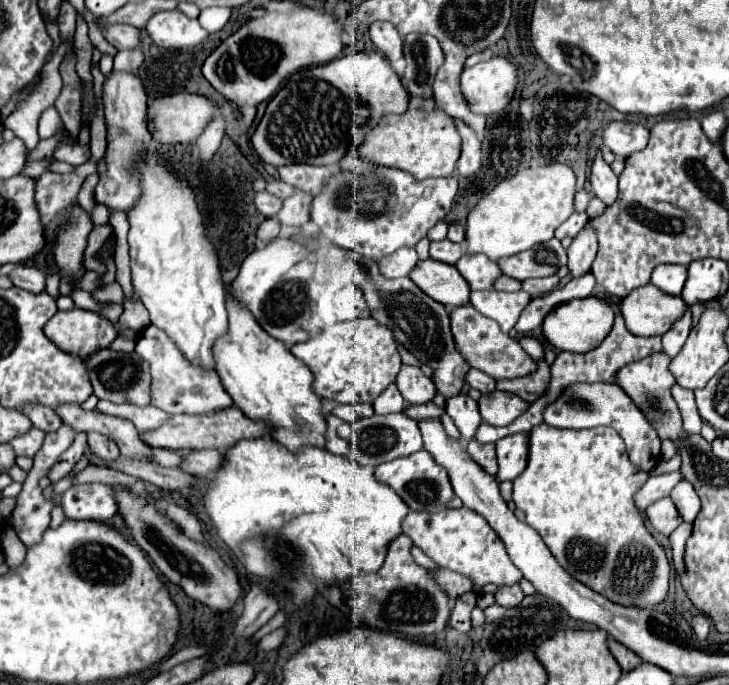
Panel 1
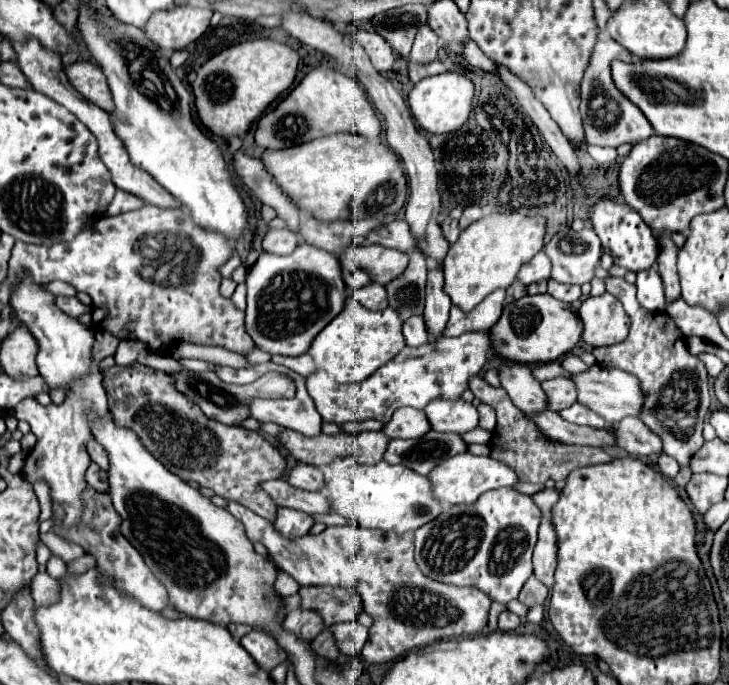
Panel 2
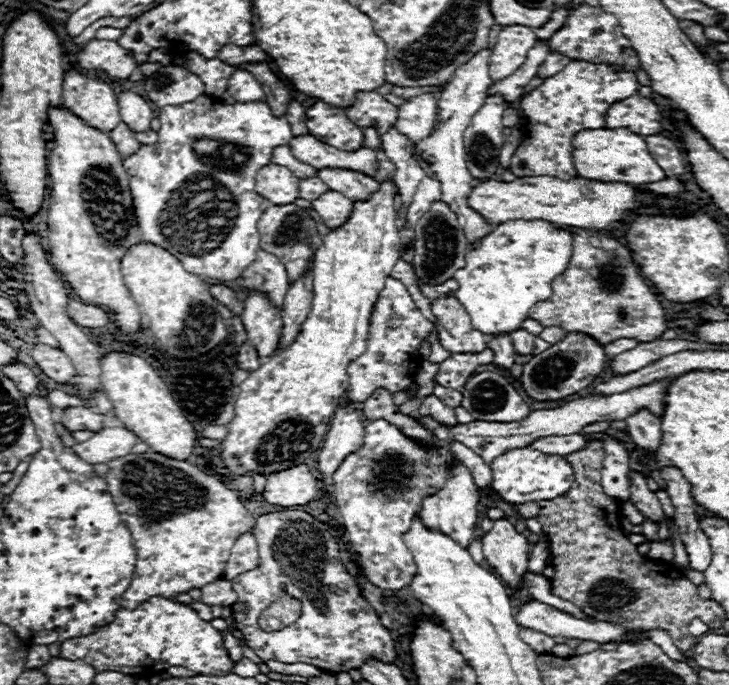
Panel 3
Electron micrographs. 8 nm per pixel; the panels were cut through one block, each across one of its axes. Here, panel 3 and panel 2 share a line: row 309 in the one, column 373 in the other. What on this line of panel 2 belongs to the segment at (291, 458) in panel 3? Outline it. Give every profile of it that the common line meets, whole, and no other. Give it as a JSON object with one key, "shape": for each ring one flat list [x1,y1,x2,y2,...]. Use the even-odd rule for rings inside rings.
{"shape":[[350,296,346,308,314,338,308,354,314,358,316,368,334,376,336,382,362,382,392,360,404,346,402,322,396,310,386,308,374,312,360,306,360,302]]}

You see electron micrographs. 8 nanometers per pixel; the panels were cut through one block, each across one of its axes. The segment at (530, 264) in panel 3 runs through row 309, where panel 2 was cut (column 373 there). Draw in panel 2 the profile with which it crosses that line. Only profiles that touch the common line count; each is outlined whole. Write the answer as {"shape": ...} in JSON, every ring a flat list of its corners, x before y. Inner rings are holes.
{"shape":[[344,456,322,466,322,470,326,482,320,492,328,498,330,510,352,520,360,528,404,534,432,522,442,512,442,506,432,498,428,478,404,468,402,464,390,466,380,460,378,464,362,466,352,456]]}

